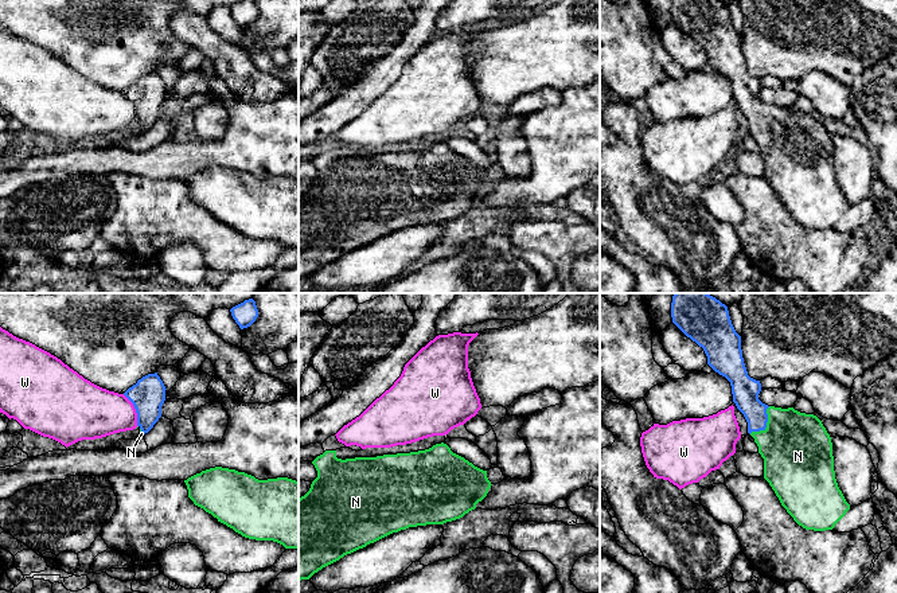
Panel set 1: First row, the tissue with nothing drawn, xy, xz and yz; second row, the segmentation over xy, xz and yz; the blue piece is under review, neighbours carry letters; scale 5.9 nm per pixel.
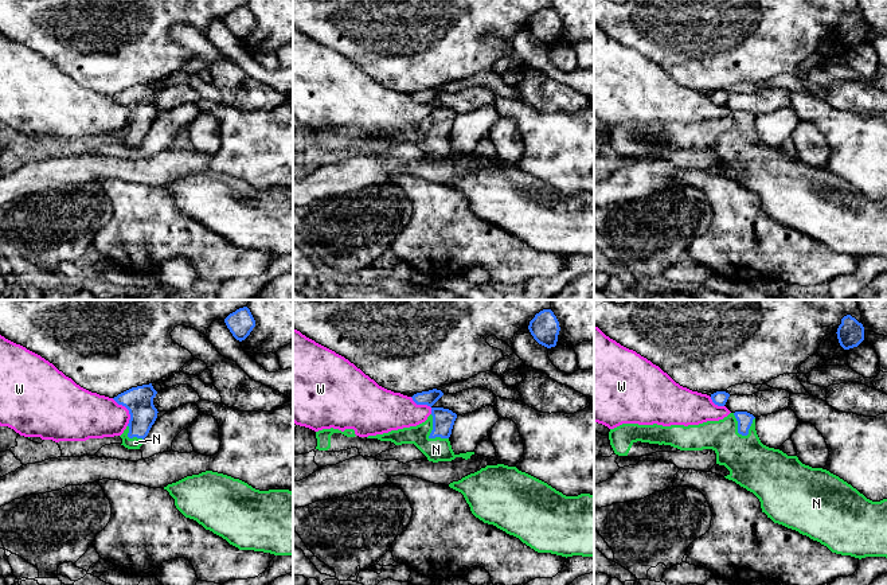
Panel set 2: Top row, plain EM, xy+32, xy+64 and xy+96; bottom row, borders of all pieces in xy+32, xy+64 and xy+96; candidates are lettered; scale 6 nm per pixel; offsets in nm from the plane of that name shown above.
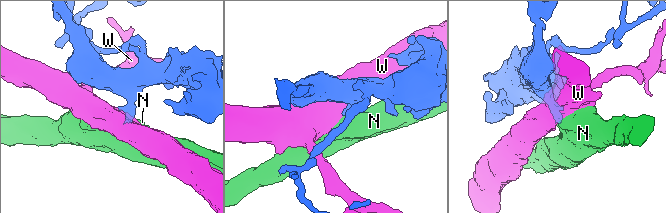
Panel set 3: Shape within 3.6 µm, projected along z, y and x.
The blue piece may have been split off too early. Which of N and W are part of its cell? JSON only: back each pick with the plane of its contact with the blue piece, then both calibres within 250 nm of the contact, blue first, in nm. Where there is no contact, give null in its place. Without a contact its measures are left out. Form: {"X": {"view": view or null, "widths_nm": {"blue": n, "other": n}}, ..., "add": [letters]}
{"N": {"view": "yz", "widths_nm": {"blue": 170, "other": 420}}, "add": ["N"]}

